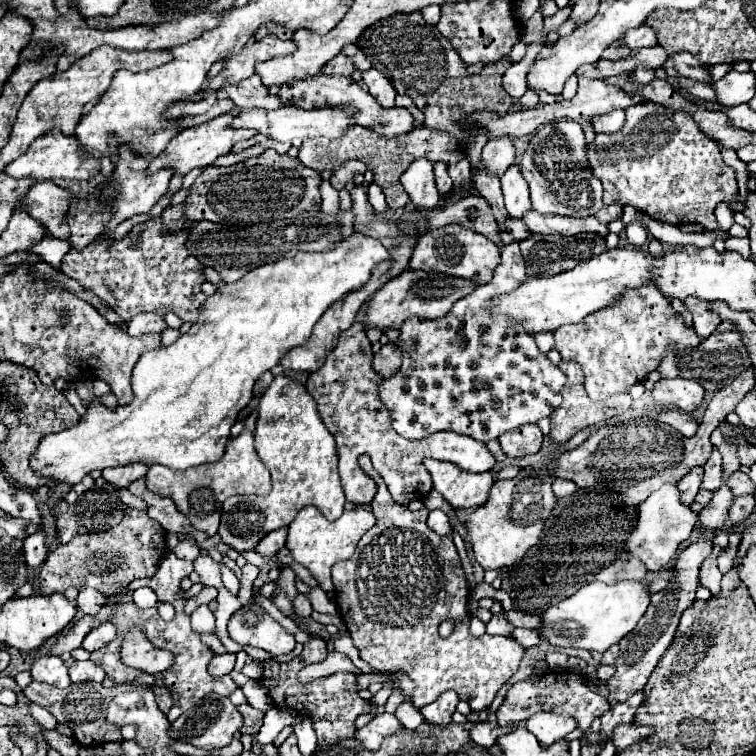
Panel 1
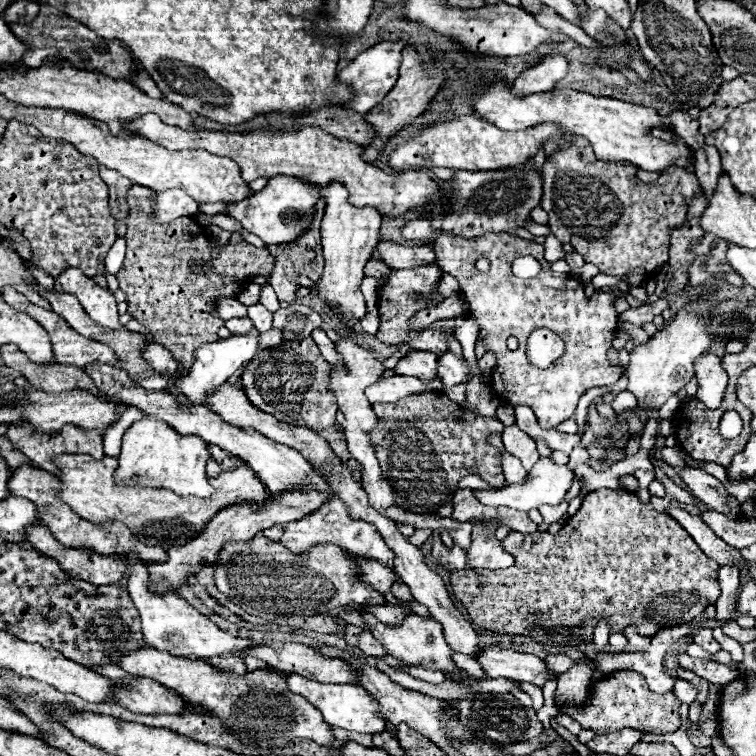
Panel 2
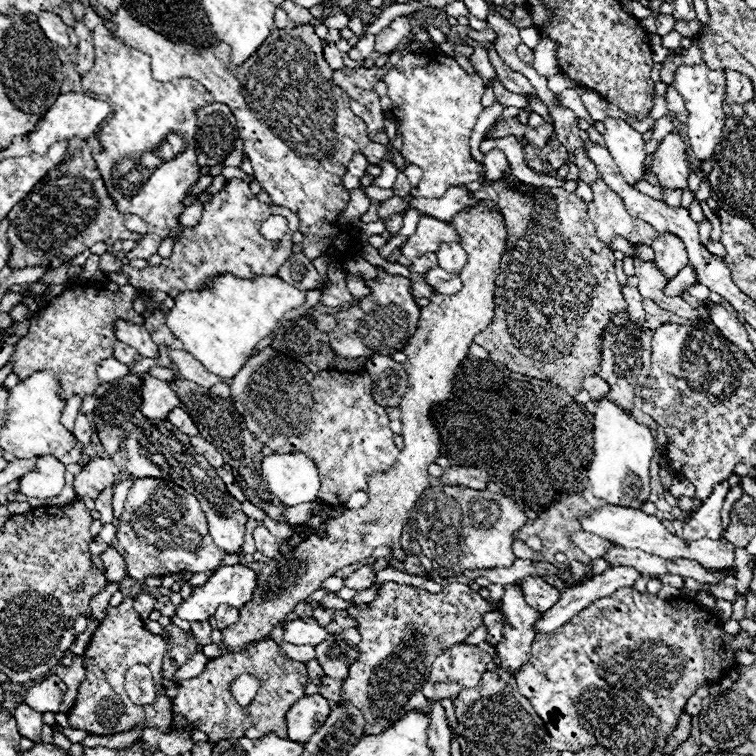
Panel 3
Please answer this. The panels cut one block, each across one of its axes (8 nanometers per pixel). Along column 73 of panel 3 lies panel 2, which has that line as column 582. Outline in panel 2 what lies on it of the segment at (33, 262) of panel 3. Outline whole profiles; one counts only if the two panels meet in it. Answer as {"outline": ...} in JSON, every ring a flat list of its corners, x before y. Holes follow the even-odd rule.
{"outline":[[576,138,574,148,556,150,542,170,542,202,540,206,550,216,550,230,562,244,572,244,586,262,598,266,600,274,616,276,628,286,640,286,646,278,668,262,668,244,672,226,687,220,688,202,700,194,700,184,694,173,671,166,657,181,644,183,636,178,636,166,630,162,610,162,594,156,590,144]]}

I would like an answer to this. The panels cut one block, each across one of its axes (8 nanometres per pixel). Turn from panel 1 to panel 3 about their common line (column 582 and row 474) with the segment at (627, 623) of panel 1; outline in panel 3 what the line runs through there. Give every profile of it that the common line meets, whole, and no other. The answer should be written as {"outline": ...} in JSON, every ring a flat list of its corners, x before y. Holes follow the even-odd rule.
{"outline":[[602,398,600,404,596,404,594,412,594,456,588,466,588,484,594,496,616,506,642,508,642,504,648,502,650,496,648,468,654,448,654,436,644,424,638,424,614,402]]}

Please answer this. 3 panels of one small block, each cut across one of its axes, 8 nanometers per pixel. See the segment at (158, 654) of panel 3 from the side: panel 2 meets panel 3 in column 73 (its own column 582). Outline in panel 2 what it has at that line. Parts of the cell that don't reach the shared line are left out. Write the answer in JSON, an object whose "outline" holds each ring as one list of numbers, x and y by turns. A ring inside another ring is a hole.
{"outline":[[622,670,594,684,582,708,564,706,560,712,572,716,576,722,582,724,582,728,590,728,596,734,610,734,622,728,636,728,636,730,642,730,644,734,646,732,668,734,668,732,676,732,682,724,680,714,678,714,680,704,682,702,674,698,674,692,654,694,646,686,646,678,642,678,642,674,630,674,628,670]]}

